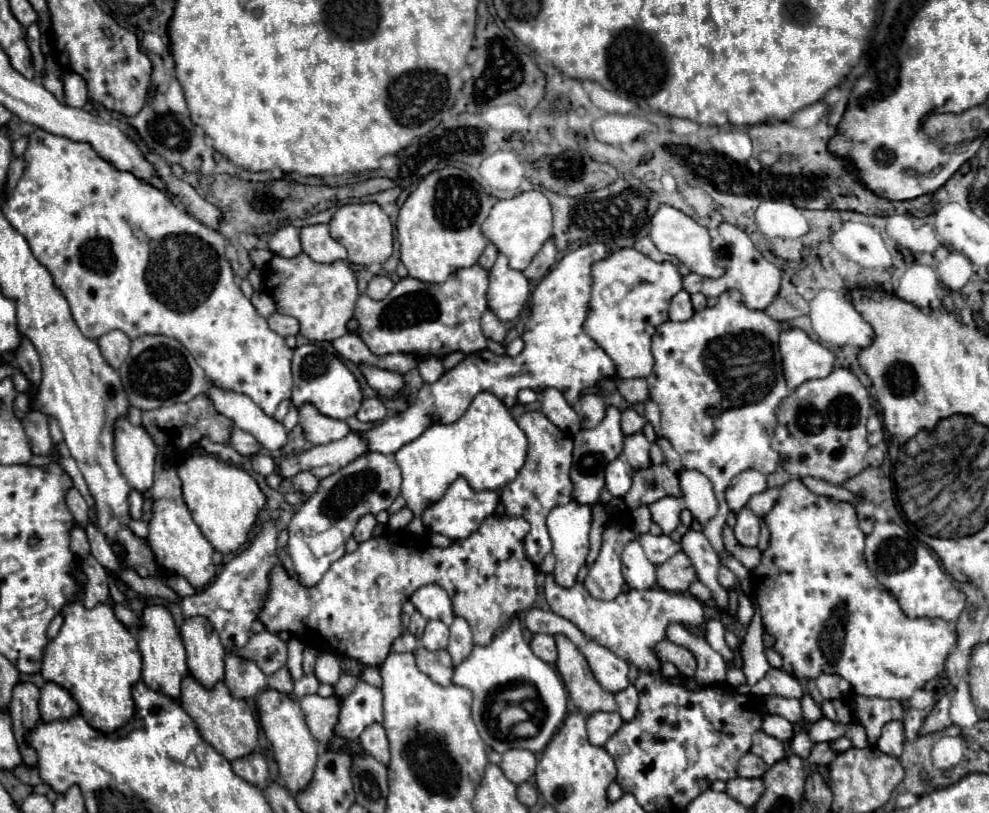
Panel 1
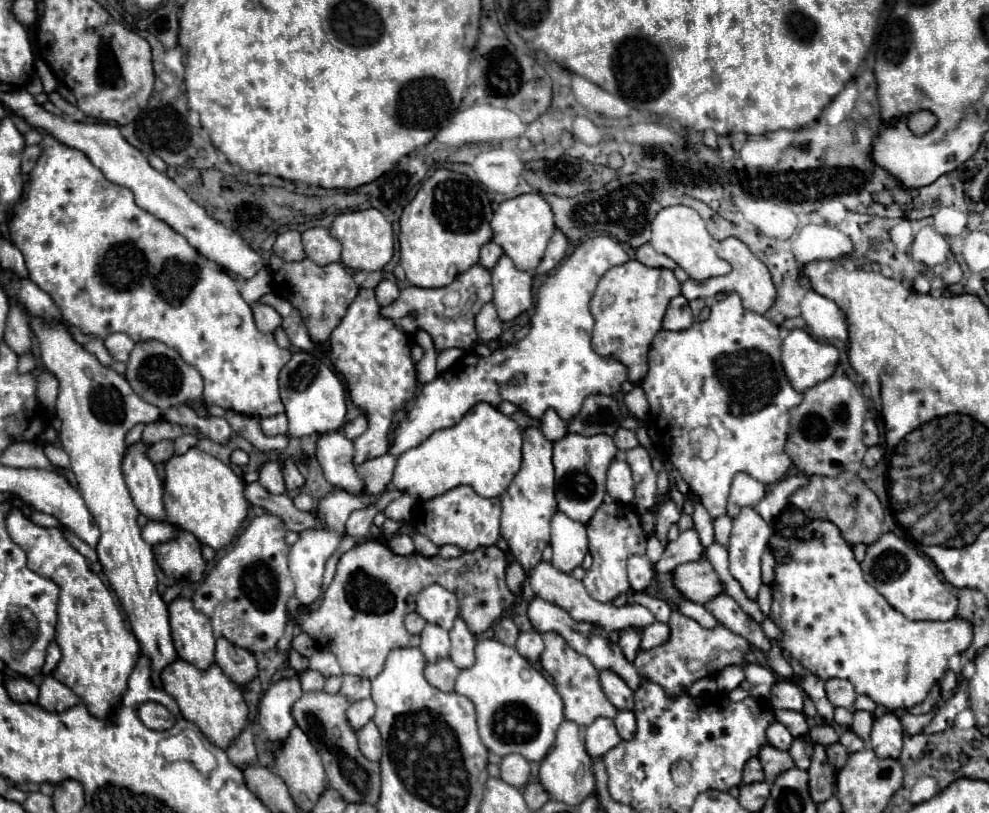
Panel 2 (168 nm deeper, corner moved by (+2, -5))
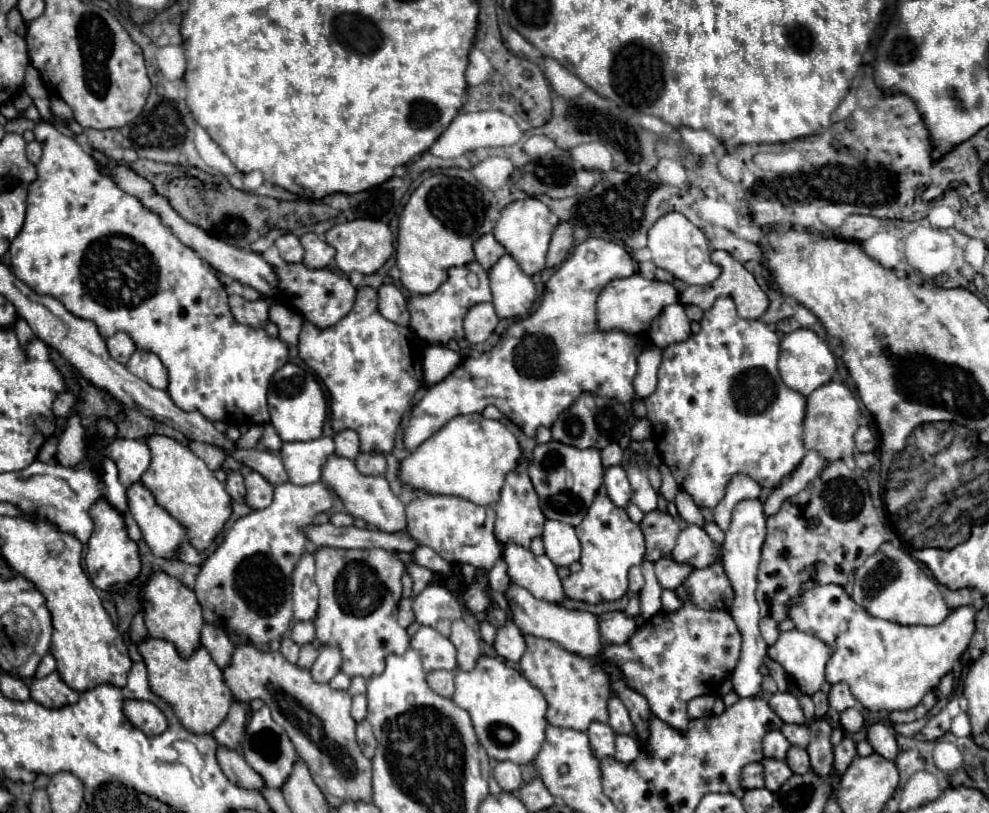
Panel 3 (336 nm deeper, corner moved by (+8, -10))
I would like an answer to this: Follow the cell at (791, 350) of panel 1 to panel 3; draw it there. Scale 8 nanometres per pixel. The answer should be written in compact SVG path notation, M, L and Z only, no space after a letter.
M799 328L799 330L793 330L783 336L781 346L779 346L779 372L781 372L785 386L789 386L791 390L797 390L799 394L809 396L815 388L819 388L831 380L835 368L837 368L837 364L835 364L833 352L813 330Z

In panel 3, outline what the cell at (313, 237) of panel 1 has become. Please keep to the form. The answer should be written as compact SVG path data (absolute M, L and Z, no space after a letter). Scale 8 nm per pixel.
M303 234L301 244L305 248L303 264L307 268L327 268L333 264L335 250L317 234Z

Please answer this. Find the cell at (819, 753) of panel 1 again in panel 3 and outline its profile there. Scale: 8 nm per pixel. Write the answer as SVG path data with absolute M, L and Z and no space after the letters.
M843 738L839 746L833 748L833 754L835 754L835 760L833 760L833 768L835 768L835 774L837 776L843 776L847 766L851 764L851 760L857 756L855 752L855 742L851 738Z

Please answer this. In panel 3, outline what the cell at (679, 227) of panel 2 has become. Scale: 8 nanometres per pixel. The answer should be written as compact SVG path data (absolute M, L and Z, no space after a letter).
M669 212L651 226L647 248L651 250L653 262L659 268L671 272L675 278L683 280L685 284L703 286L715 282L717 276L721 274L721 268L715 262L711 262L711 252L705 234L695 224L691 224L687 216L681 212Z

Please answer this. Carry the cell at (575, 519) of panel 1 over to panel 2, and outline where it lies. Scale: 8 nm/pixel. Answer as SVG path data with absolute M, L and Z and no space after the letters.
M555 513L551 519L551 549L551 563L563 573L571 573L577 565L581 565L589 549L585 525L569 519L565 513Z

